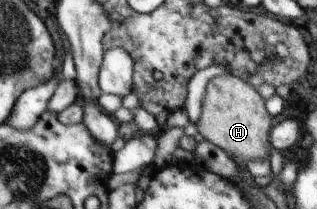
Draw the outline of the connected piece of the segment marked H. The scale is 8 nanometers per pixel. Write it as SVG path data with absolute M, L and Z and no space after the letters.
M228 72L209 80L202 99L202 113L195 124L197 132L241 165L254 160L269 160L274 149L270 144L271 124L272 116L256 87Z

